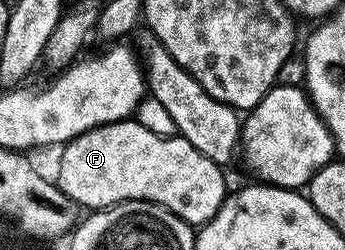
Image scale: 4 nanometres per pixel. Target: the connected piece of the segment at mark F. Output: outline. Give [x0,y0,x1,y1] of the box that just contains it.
[55,117,227,225]

